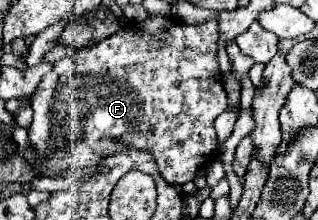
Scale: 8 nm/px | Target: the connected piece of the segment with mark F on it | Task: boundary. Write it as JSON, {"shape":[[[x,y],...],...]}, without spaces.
{"shape":[[[147,17],[141,23],[129,23],[127,27],[121,27],[115,35],[99,41],[97,45],[91,45],[87,49],[81,49],[73,55],[67,55],[59,61],[53,63],[53,69],[41,79],[41,83],[37,85],[33,99],[31,99],[31,109],[33,109],[33,123],[27,129],[27,139],[29,145],[37,151],[37,161],[29,163],[39,175],[59,175],[63,171],[77,171],[77,169],[85,169],[91,171],[95,169],[105,157],[109,157],[109,153],[117,153],[117,151],[125,151],[125,149],[141,149],[141,151],[151,151],[153,159],[157,163],[159,175],[169,181],[171,185],[183,185],[187,181],[193,181],[199,169],[209,167],[207,163],[211,163],[217,155],[217,135],[213,129],[213,121],[217,119],[217,115],[221,115],[227,107],[227,93],[221,85],[221,71],[219,71],[219,63],[217,63],[217,39],[219,39],[219,27],[215,19],[209,19],[205,23],[199,25],[187,25],[187,23],[175,23],[169,17]]]}

